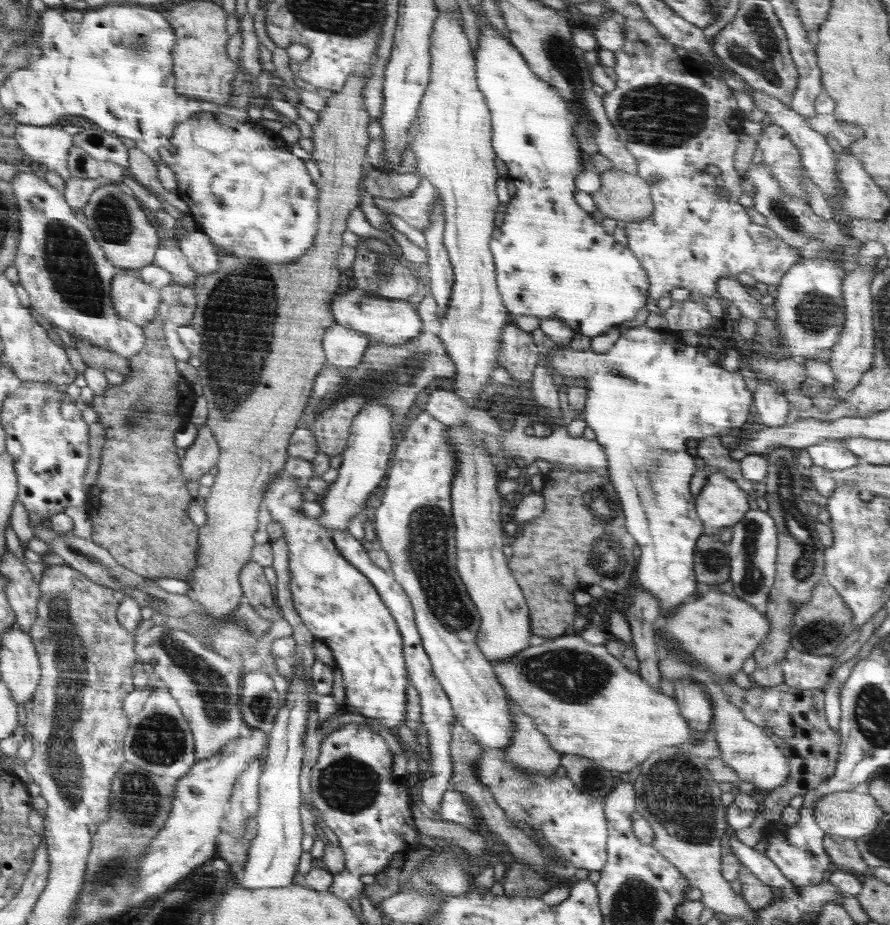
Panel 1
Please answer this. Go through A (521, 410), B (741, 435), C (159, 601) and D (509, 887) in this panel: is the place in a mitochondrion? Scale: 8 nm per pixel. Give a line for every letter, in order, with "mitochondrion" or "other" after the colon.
A: other
B: other
C: mitochondrion
D: other

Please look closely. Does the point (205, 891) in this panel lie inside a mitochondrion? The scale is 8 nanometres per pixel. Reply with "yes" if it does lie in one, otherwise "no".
no

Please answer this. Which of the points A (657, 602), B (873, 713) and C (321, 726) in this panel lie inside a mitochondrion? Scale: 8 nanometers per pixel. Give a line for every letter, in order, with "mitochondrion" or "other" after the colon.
A: other
B: mitochondrion
C: other

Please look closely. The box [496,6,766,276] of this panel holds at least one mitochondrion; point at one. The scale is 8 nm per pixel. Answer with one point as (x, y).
(659, 115)

